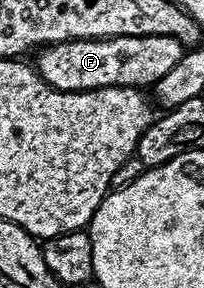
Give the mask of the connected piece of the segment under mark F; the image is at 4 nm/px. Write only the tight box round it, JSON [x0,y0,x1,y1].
[36,36,184,90]

